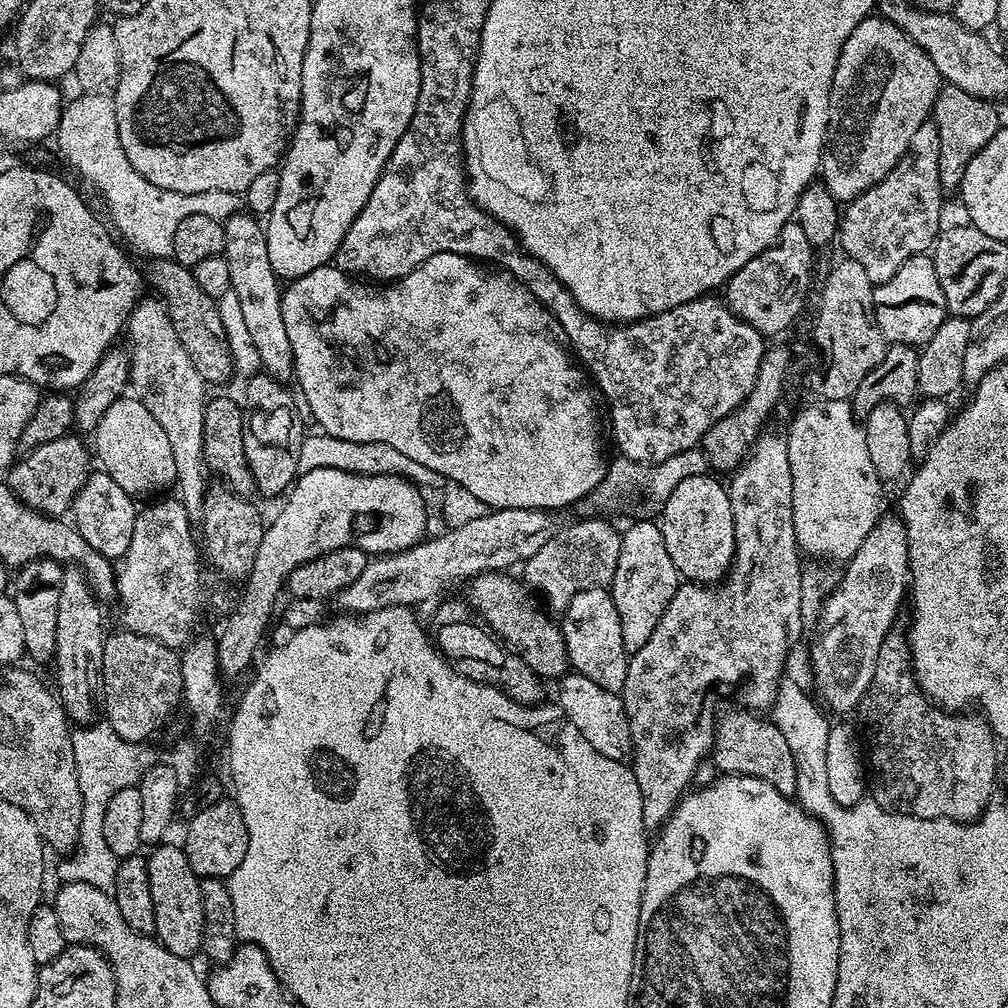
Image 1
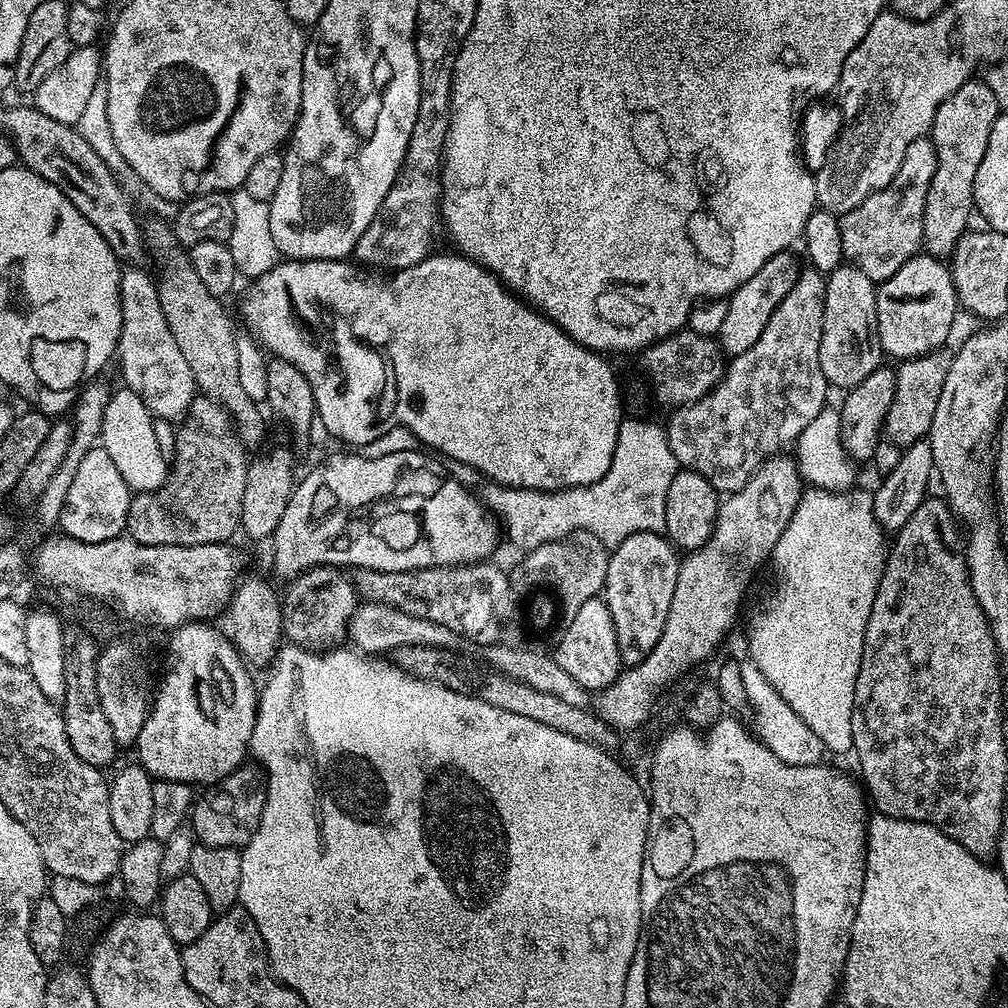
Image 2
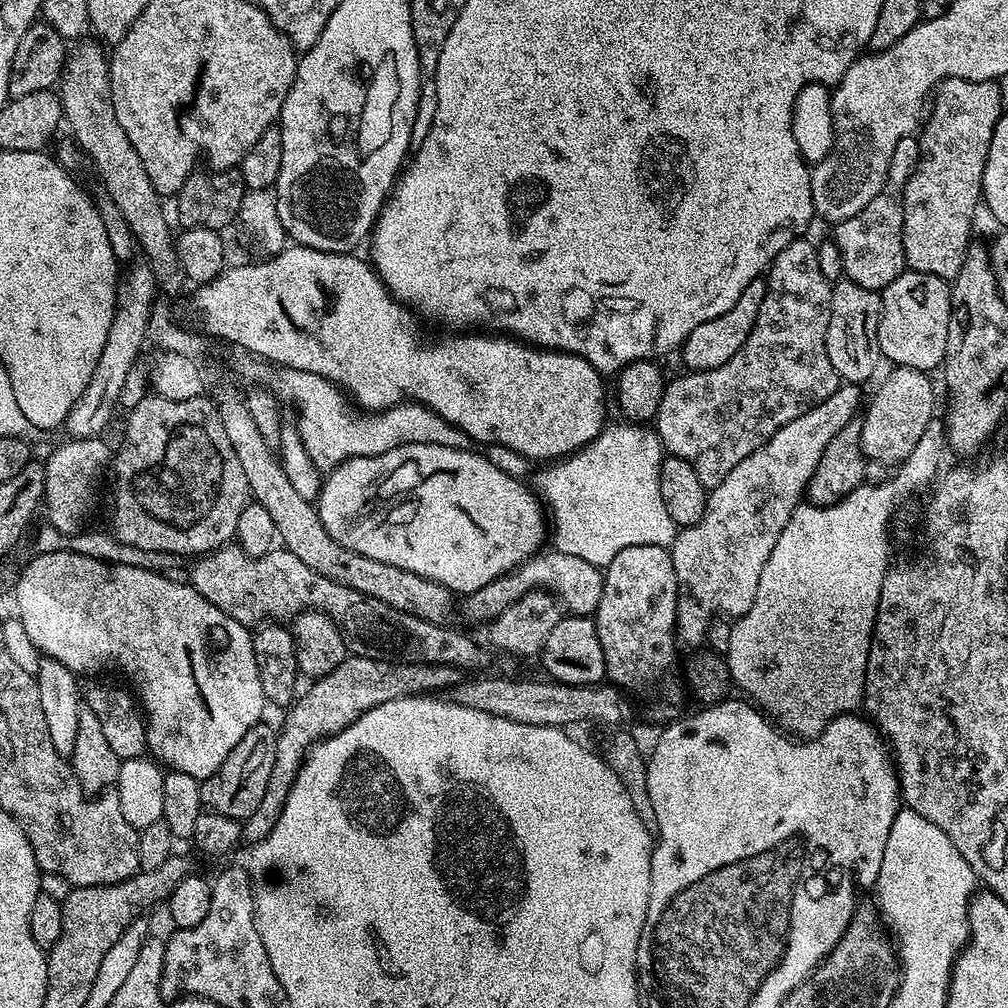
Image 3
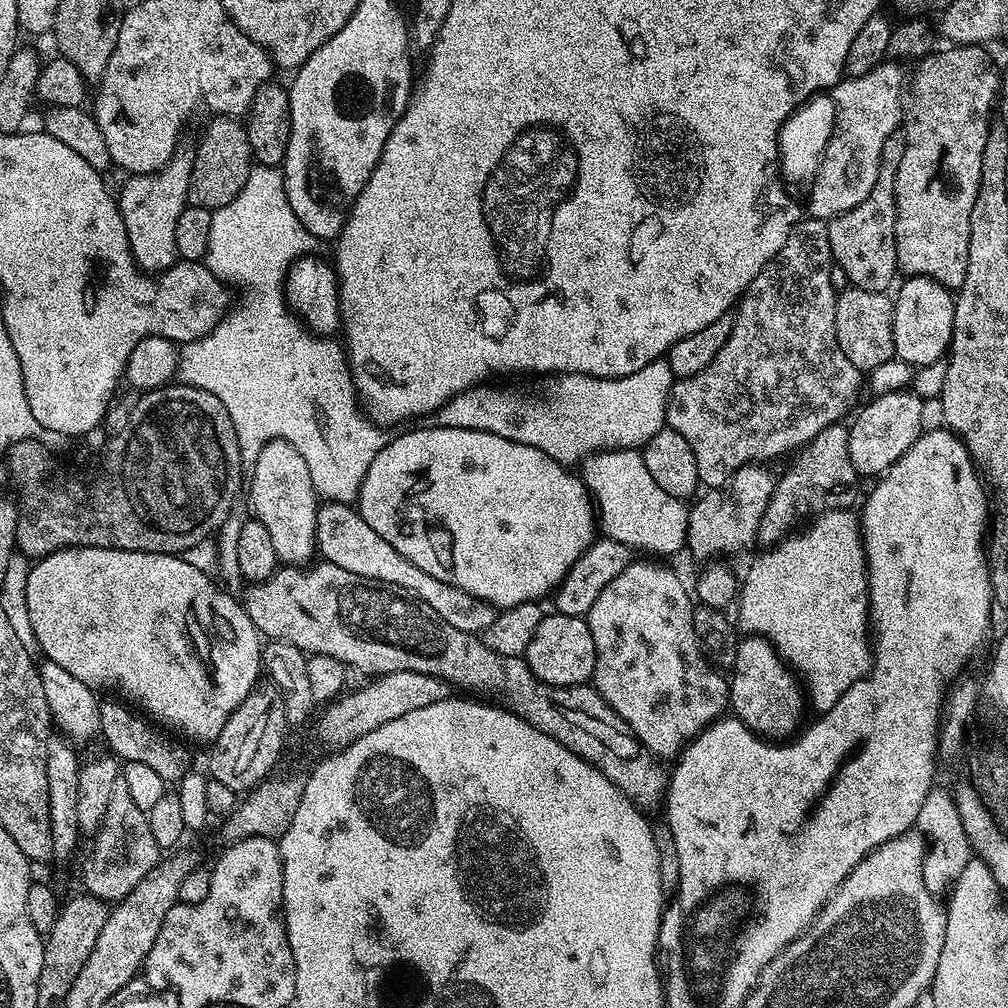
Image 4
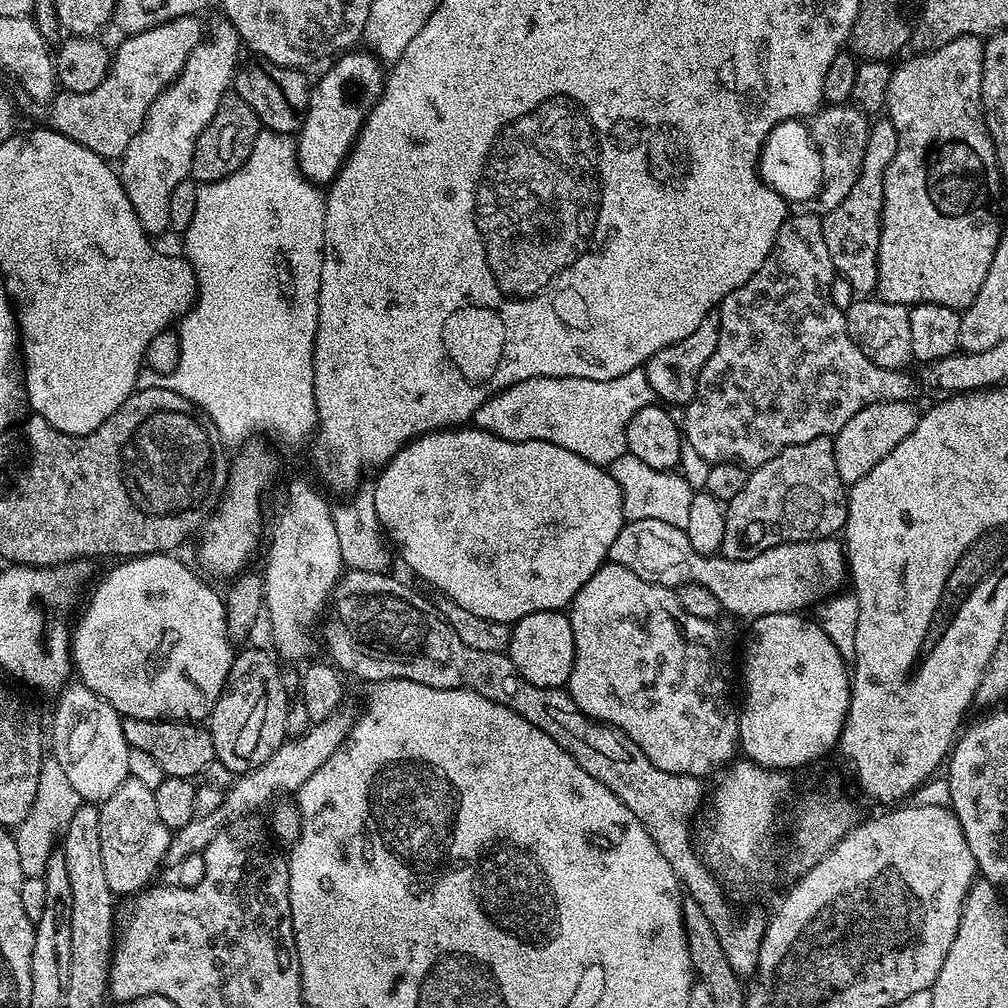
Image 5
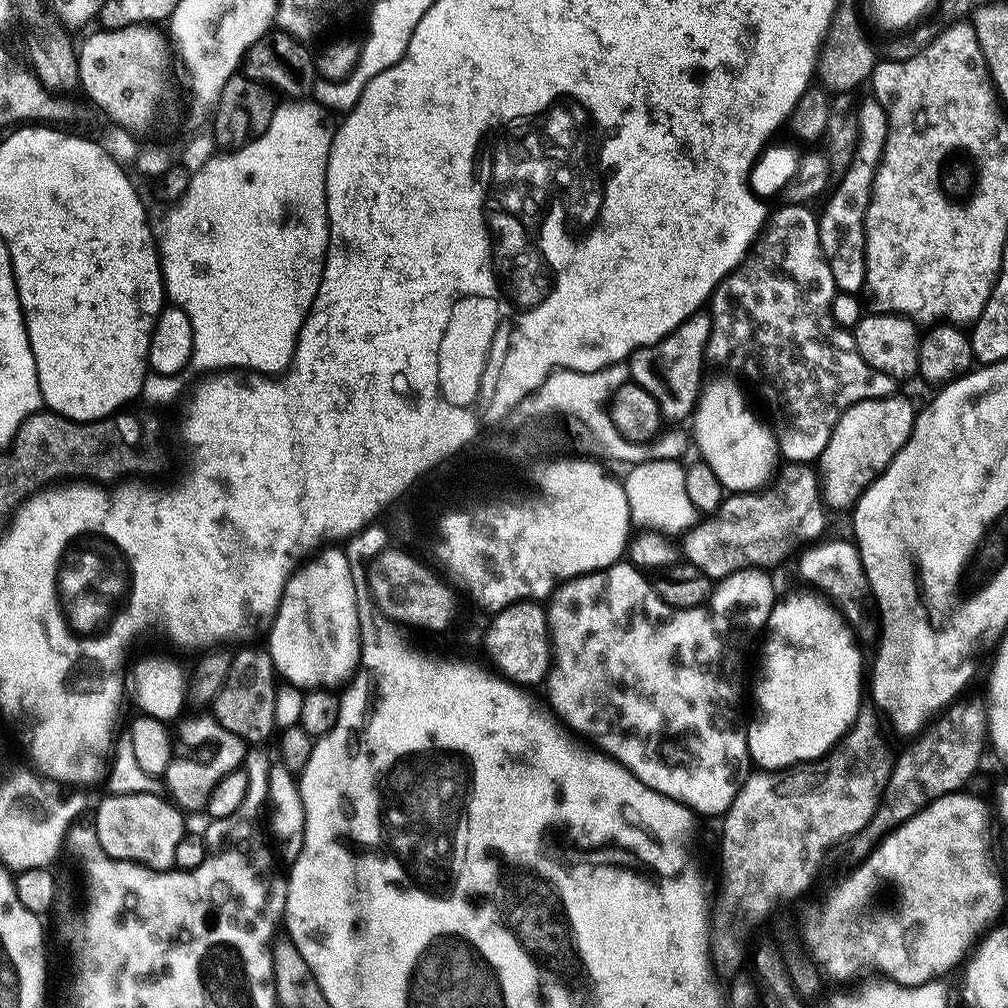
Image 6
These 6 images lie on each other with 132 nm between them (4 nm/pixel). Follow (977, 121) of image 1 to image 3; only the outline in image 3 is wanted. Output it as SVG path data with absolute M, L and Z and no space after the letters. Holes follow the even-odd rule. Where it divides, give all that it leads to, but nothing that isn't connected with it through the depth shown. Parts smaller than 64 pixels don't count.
M949 76L947 80L940 81L934 93L934 103L918 136L920 164L910 182L906 182L904 191L902 246L905 265L913 272L934 274L950 282L962 270L962 262L966 262L968 246L973 239L972 219L976 216L976 203L979 205L982 200L990 138L994 138L994 126L1006 108L1000 97L1000 86L995 80L967 80Z

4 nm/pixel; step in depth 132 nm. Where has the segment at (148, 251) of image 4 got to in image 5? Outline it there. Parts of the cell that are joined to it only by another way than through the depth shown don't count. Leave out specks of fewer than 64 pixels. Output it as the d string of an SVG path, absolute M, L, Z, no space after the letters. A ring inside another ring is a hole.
M222 22L210 28L210 35L201 40L200 45L188 55L179 76L152 103L148 117L144 119L144 128L138 130L134 138L130 138L130 146L126 146L123 156L119 157L118 175L126 190L126 198L130 198L130 206L134 206L134 214L138 214L138 220L142 222L149 237L156 238L159 232L169 231L170 194L174 194L174 186L178 186L178 182L189 179L198 138L202 130L206 130L210 118L214 118L214 110L218 110L220 99L233 87L238 71L236 59L240 56L240 48L242 52L242 41L233 24Z

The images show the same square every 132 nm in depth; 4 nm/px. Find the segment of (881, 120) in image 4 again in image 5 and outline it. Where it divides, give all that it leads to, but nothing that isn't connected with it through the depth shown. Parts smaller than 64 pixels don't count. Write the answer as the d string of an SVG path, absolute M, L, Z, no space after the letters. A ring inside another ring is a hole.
M851 103L824 106L811 117L807 125L809 134L821 158L820 192L818 198L811 201L812 215L823 218L834 206L850 194L850 186L858 182L858 174L862 170L862 154L866 154L866 138L870 120L865 113Z

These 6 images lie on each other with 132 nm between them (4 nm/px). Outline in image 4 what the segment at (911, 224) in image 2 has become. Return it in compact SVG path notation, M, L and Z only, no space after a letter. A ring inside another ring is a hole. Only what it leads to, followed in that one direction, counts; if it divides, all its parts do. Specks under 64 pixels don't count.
M898 130L890 134L890 138L886 138L886 144L882 146L878 182L874 182L874 190L870 190L870 194L866 194L866 199L858 202L854 210L846 210L827 221L832 262L842 266L851 287L887 293L893 287L892 279L898 276L894 182L898 178L902 150L906 150L906 142L903 131Z

